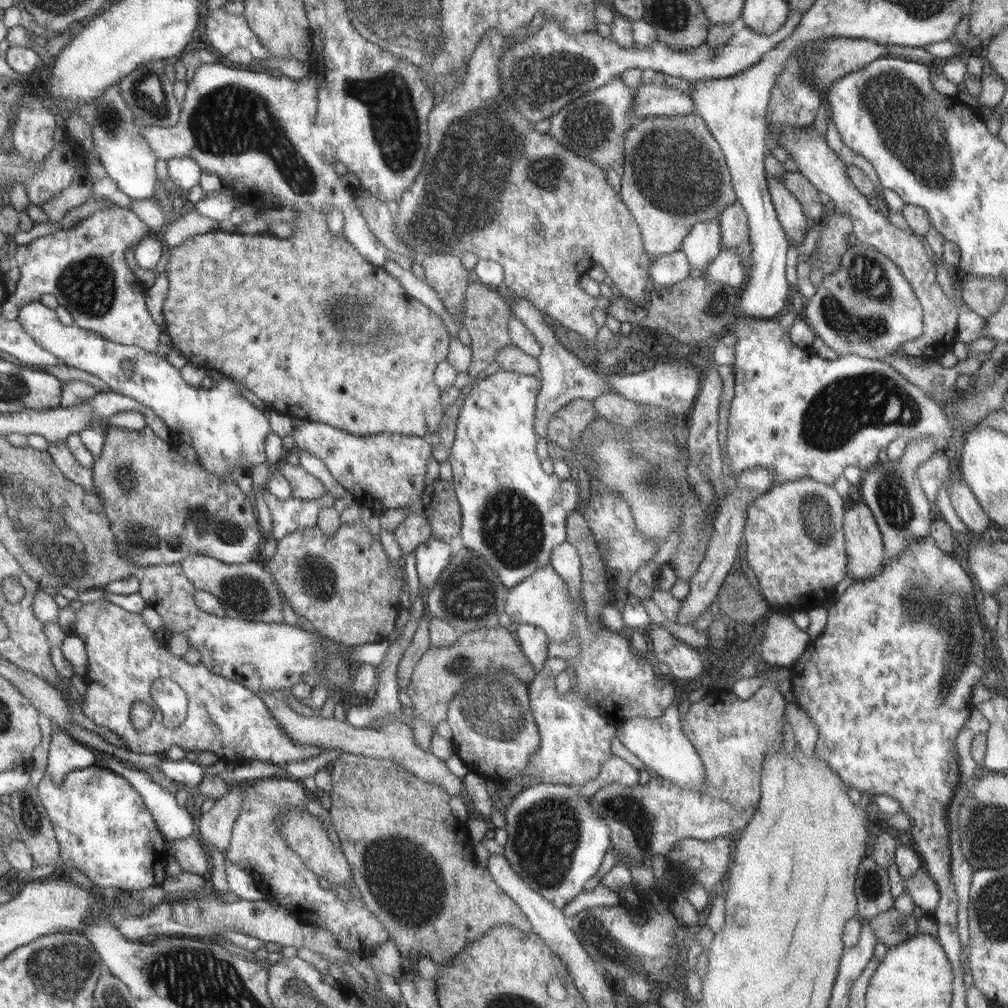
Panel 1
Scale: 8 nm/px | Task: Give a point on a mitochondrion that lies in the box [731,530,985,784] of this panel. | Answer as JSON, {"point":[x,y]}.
{"point":[951,673]}

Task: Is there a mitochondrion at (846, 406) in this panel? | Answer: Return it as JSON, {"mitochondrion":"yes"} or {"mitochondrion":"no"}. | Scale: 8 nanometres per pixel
{"mitochondrion":"yes"}

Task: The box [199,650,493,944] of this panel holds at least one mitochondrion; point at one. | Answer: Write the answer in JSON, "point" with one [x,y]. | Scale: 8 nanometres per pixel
{"point":[422,906]}

